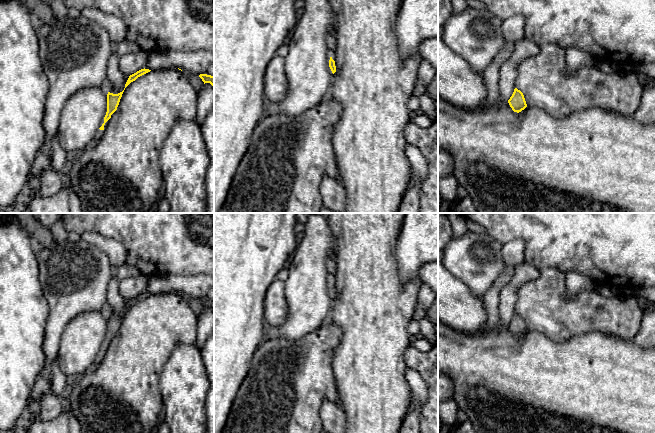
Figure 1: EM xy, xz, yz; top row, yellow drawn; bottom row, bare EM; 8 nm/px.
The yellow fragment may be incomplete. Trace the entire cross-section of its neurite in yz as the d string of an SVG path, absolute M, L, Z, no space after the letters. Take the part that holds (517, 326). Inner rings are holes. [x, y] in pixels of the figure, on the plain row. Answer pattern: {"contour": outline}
{"contour": "M517 312L514 313L514 316L508 324L508 327L512 334L517 337L521 336L527 331L523 317Z"}

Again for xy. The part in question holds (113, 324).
{"contour": "M124 314L118 318L113 318L113 317L108 316L108 318L107 318L107 334L101 345L100 352L96 357L95 364L88 369L87 373L95 371L97 369L97 367L100 365L100 363L102 362L102 360L104 358L104 354L107 351L110 342L112 341L113 337L117 334L117 331L119 329L123 316L124 316Z"}

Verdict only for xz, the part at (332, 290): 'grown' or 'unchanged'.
grown

